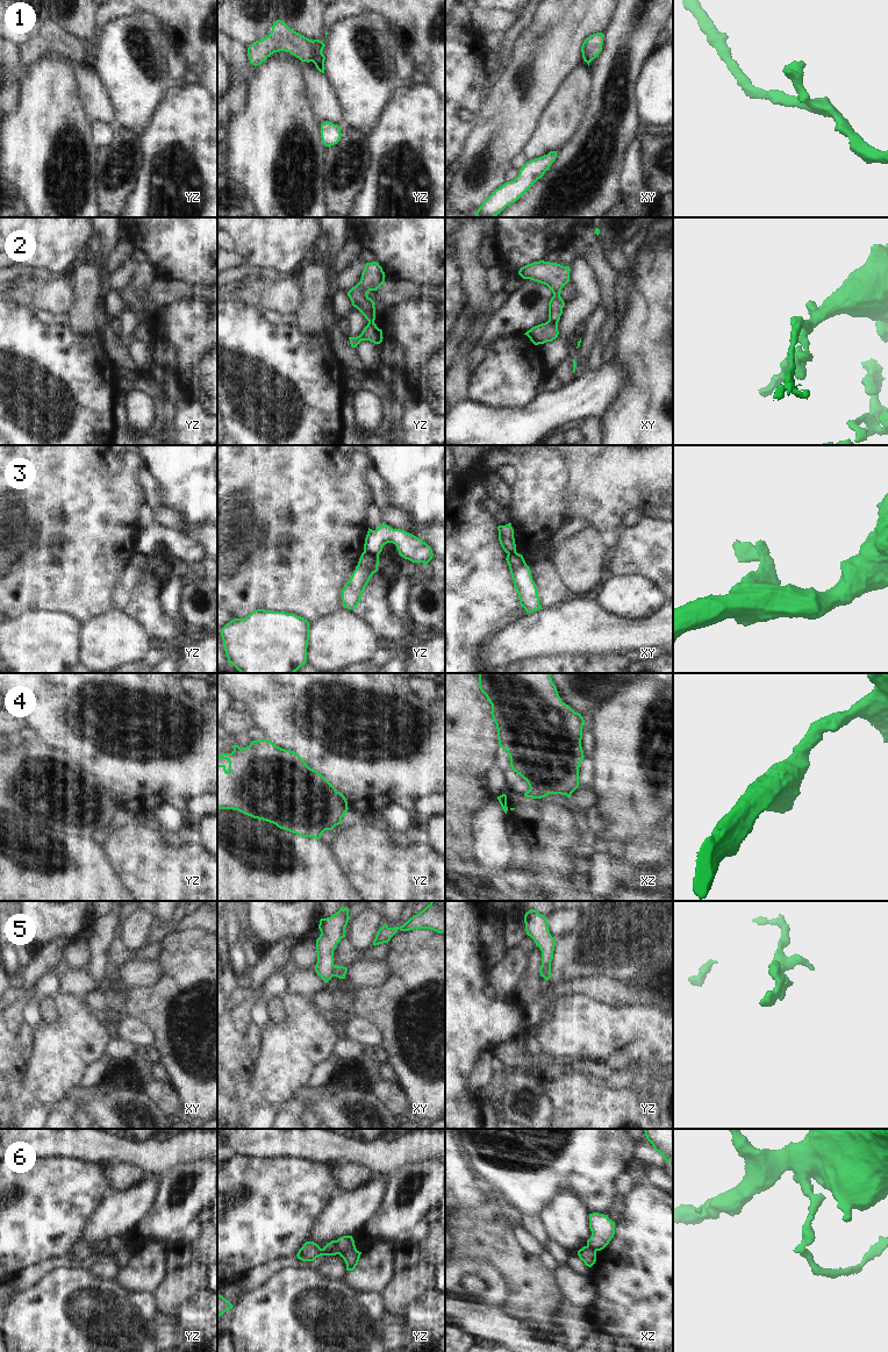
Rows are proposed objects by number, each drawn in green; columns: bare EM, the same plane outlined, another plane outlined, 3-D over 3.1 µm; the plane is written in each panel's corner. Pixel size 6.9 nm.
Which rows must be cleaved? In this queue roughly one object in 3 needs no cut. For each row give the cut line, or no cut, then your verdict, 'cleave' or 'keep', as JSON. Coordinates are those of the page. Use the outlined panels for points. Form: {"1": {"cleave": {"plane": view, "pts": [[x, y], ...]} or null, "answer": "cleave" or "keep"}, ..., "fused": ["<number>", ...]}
{"1": {"cleave": {"plane": "yz", "pts": [[321, 51], [310, 61]]}, "answer": "cleave"}, "2": {"cleave": {"plane": "xy", "pts": [[549, 320], [557, 323]]}, "answer": "cleave"}, "3": {"cleave": {"plane": "yz", "pts": [[364, 551], [378, 556]]}, "answer": "cleave"}, "4": {"cleave": null, "answer": "keep"}, "5": {"cleave": {"plane": "yz", "pts": [[550, 963], [541, 971], [542, 975]]}, "answer": "cleave"}, "6": {"cleave": {"plane": "yz", "pts": [[336, 1240], [338, 1253]]}, "answer": "cleave"}, "fused": ["1", "2", "3", "5", "6"]}

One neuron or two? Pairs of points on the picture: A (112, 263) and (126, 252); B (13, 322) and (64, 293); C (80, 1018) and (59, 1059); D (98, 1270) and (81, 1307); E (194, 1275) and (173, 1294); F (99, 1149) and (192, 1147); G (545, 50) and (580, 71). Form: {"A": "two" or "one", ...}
{"A": "one", "B": "two", "C": "one", "D": "two", "E": "one", "F": "one", "G": "two"}

